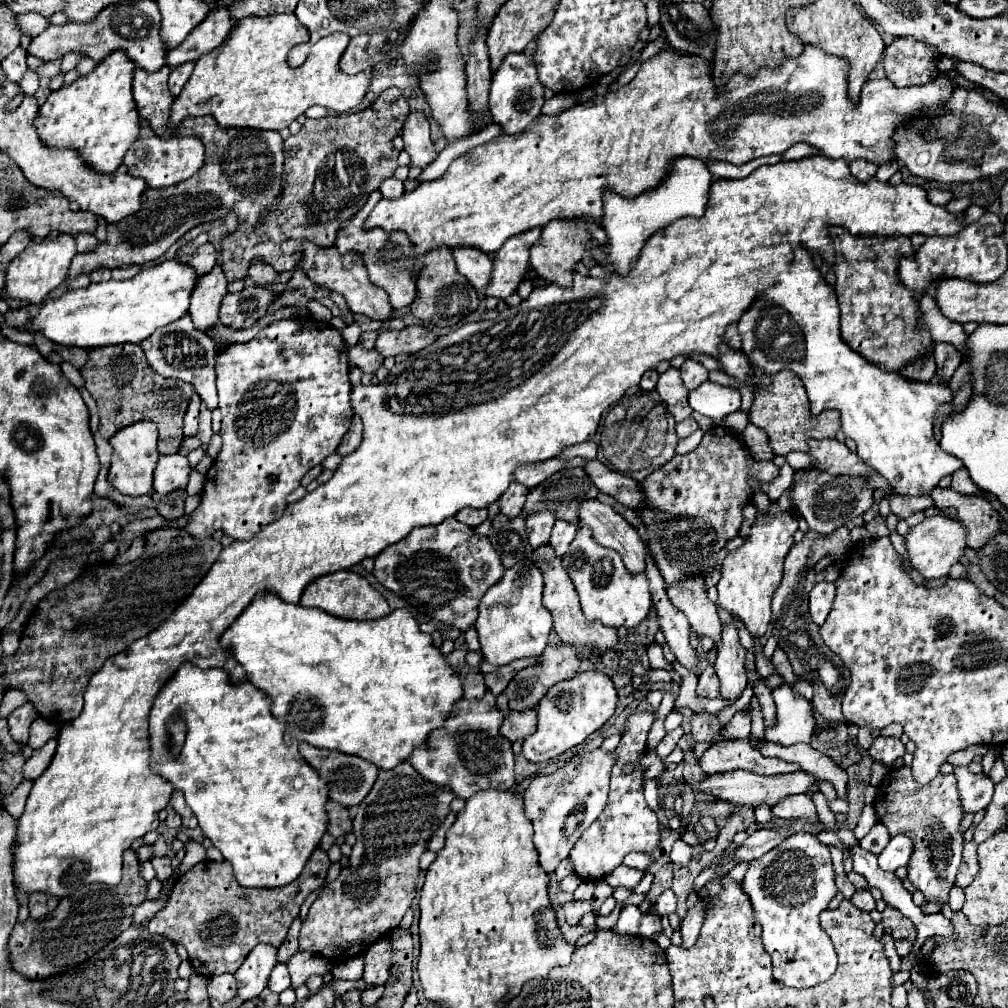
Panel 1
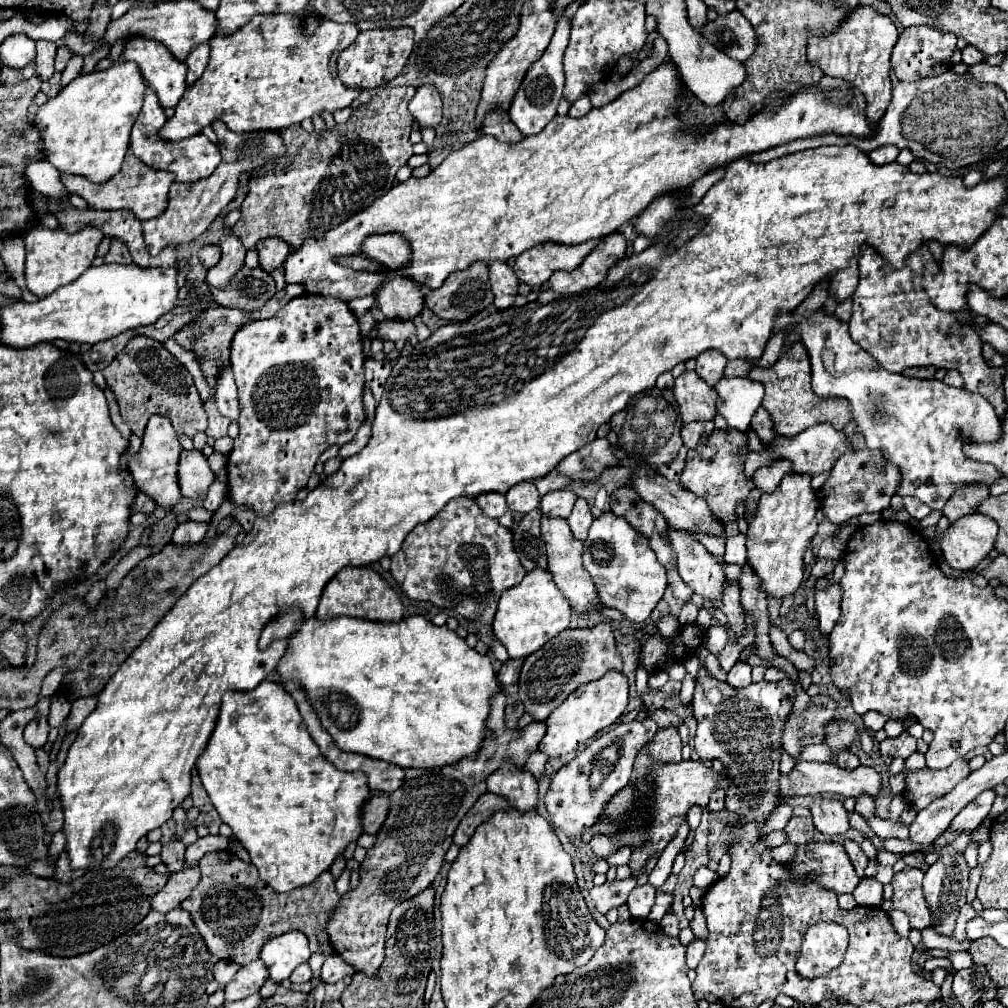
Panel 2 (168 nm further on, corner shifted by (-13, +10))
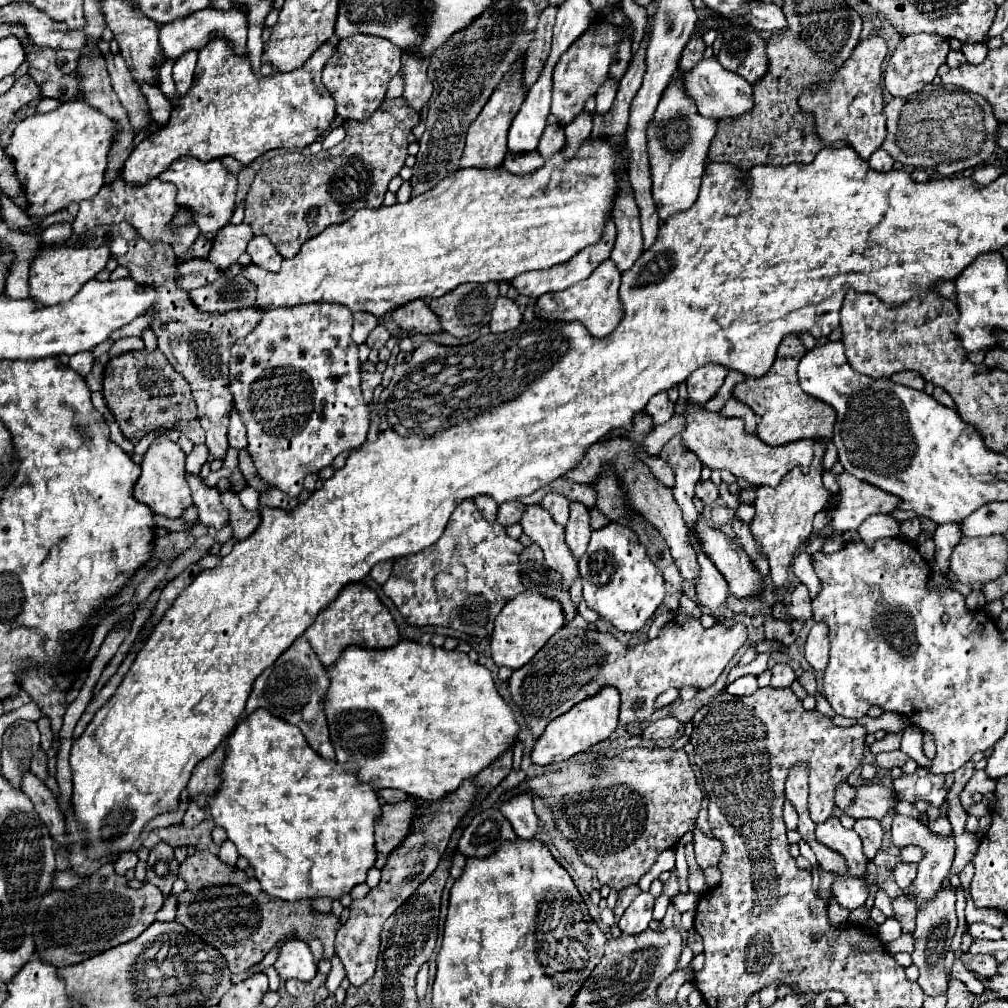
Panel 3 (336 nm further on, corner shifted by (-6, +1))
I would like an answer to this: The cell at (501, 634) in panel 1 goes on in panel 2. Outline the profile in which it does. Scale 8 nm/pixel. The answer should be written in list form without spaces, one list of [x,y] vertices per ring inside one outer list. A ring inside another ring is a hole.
[[[533,570],[529,572],[521,584],[505,590],[499,600],[499,608],[493,620],[493,632],[497,640],[507,648],[509,658],[527,658],[543,644],[547,644],[553,636],[569,626],[571,606],[565,602],[561,590],[557,590],[551,572]]]

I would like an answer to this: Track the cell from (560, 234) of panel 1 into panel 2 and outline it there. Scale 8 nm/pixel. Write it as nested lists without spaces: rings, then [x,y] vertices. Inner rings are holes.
[[[619,232],[609,234],[583,260],[583,264],[577,270],[555,272],[549,278],[549,288],[561,296],[571,296],[571,294],[581,294],[585,290],[599,286],[607,278],[609,270],[625,258],[625,248],[627,248],[627,242],[625,242],[623,234],[619,234]]]

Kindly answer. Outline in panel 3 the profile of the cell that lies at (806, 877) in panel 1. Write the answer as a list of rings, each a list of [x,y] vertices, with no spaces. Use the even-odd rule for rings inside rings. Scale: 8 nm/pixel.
[[[836,875],[832,885],[830,885],[830,891],[834,895],[834,899],[846,907],[846,909],[856,909],[856,907],[862,907],[866,897],[868,897],[868,891],[866,887],[860,883],[860,879],[856,877],[842,877],[842,875]]]

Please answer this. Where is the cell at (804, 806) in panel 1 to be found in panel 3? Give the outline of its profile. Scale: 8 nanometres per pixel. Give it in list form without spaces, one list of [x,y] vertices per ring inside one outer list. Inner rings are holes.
[[[828,817],[824,823],[816,825],[816,839],[826,847],[830,847],[832,851],[838,851],[846,857],[850,875],[860,877],[866,873],[868,859],[862,853],[860,837],[854,829],[844,829],[838,817]]]

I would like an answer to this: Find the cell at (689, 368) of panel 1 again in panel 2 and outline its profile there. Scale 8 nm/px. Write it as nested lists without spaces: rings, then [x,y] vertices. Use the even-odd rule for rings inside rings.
[[[707,350],[705,354],[701,354],[701,356],[697,358],[695,372],[697,372],[709,386],[715,386],[715,384],[723,378],[725,364],[727,364],[727,358],[725,358],[721,352],[717,352],[717,350]]]

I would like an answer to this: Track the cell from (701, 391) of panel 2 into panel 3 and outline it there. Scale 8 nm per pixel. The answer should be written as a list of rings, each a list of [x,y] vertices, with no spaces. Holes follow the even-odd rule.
[[[688,401],[684,407],[686,425],[680,433],[682,445],[690,449],[706,467],[710,469],[728,469],[738,479],[746,479],[752,485],[768,485],[774,487],[780,483],[780,479],[792,471],[794,467],[800,467],[804,473],[808,473],[810,463],[814,459],[814,445],[816,439],[798,439],[780,447],[770,447],[762,443],[756,435],[748,435],[744,431],[744,421],[738,417],[722,417],[720,413],[706,411],[700,403]]]

